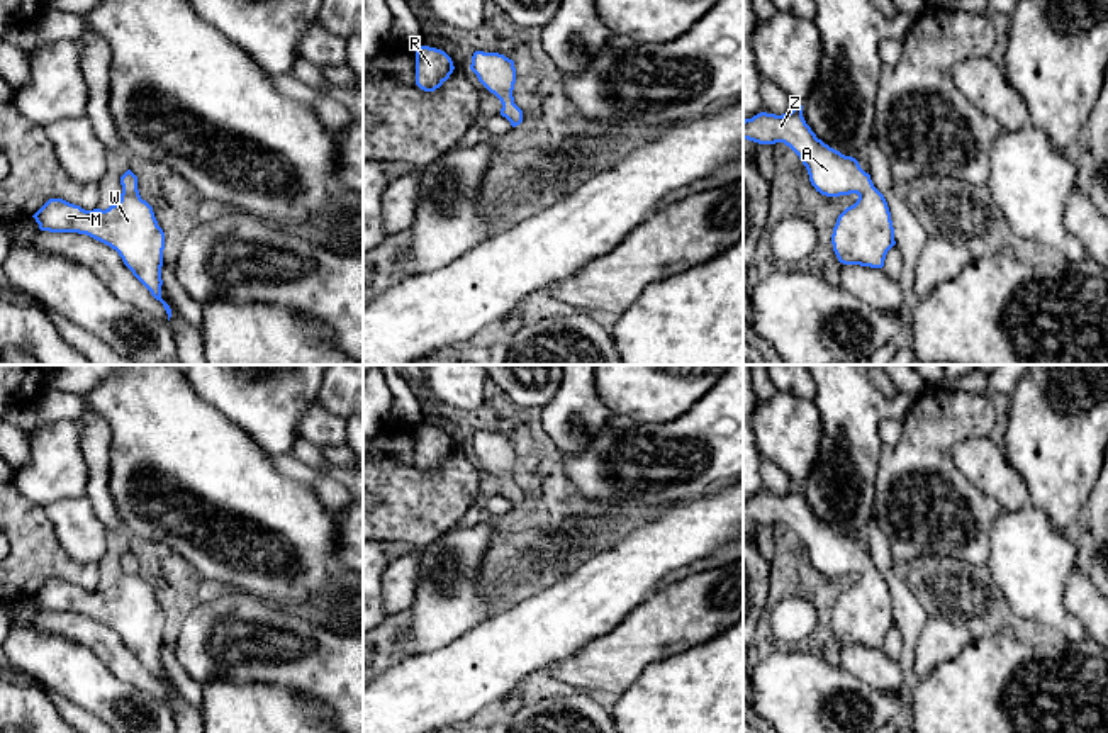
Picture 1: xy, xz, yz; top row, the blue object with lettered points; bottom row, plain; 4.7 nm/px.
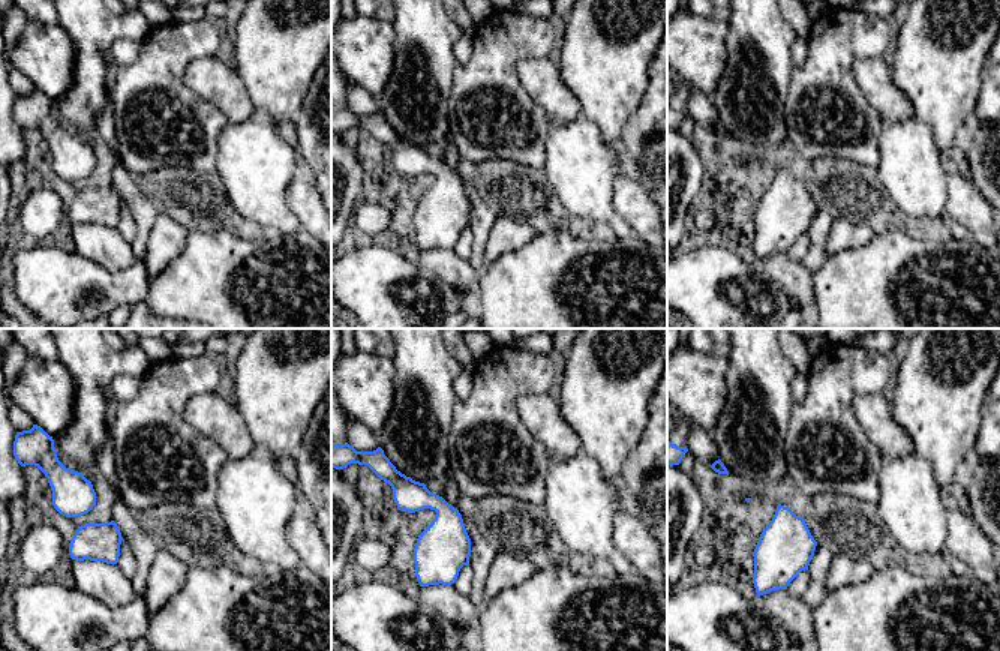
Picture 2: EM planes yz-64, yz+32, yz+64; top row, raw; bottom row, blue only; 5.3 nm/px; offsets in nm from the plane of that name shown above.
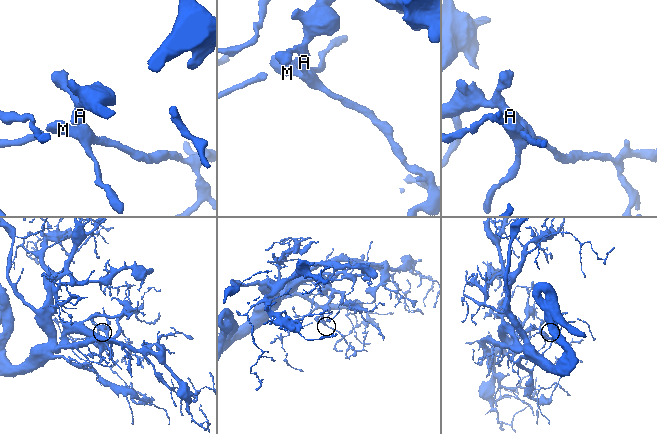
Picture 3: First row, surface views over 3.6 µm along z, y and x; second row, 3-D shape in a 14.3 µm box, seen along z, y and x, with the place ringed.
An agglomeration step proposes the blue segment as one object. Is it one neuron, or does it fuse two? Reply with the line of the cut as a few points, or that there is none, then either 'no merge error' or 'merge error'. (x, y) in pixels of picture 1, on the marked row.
no cut | no merge error

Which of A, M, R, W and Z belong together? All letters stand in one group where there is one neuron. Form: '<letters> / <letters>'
A M R W Z

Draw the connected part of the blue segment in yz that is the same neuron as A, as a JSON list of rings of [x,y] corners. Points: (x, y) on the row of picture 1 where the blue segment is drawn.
[[[801,104],[794,105],[789,114],[760,112],[745,119],[743,139],[789,146],[806,166],[811,185],[821,195],[857,193],[857,202],[837,219],[831,234],[833,251],[843,265],[884,266],[887,251],[896,244],[884,195],[855,158],[842,154],[816,137],[803,117]]]

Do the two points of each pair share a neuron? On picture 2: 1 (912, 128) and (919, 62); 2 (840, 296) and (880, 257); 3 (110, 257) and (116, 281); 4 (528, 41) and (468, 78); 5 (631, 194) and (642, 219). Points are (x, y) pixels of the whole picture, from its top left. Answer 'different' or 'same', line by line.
1: different
2: same
3: different
4: same
5: same

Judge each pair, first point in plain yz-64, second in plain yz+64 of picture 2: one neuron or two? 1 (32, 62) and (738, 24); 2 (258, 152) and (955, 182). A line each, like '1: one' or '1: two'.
1: two
2: two

